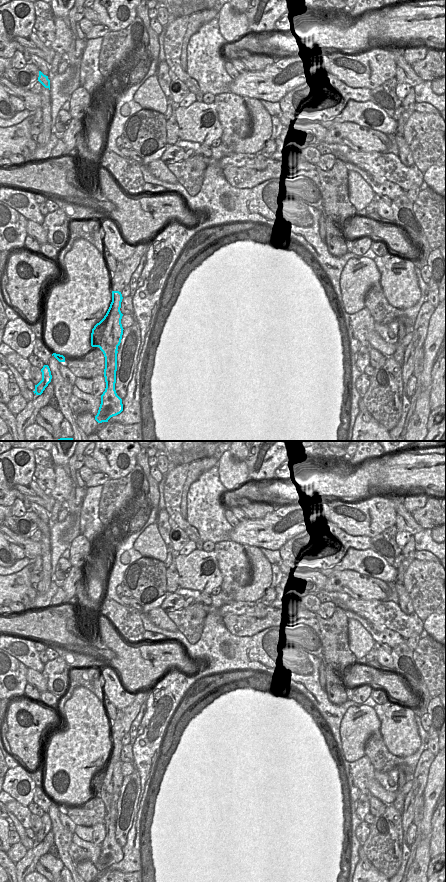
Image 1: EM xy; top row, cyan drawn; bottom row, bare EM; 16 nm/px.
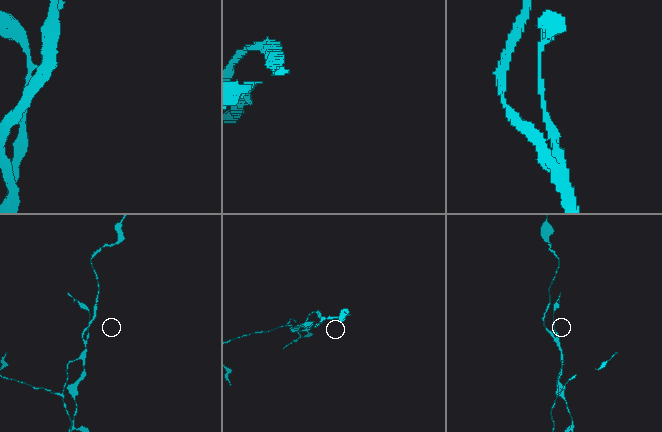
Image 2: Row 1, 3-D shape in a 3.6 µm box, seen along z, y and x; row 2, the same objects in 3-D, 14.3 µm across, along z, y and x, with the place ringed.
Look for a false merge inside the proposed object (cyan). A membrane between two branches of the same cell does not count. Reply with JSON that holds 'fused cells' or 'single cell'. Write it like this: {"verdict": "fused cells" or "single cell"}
{"verdict": "fused cells"}

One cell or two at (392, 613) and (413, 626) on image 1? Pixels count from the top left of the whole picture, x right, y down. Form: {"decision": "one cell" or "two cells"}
{"decision": "one cell"}

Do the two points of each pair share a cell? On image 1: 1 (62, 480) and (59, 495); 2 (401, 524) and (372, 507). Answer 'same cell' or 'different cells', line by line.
1: same cell
2: different cells

